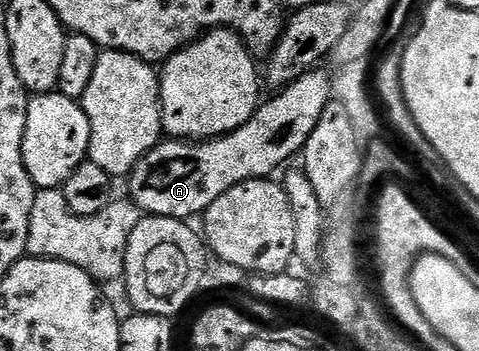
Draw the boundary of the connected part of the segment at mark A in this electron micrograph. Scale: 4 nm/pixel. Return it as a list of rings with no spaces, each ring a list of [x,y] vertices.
[[[313,69],[279,90],[270,101],[265,100],[252,119],[234,133],[203,142],[159,142],[131,171],[129,200],[143,214],[155,217],[186,221],[203,214],[232,186],[269,178],[292,155],[297,156],[332,98],[331,76],[324,69]]]

